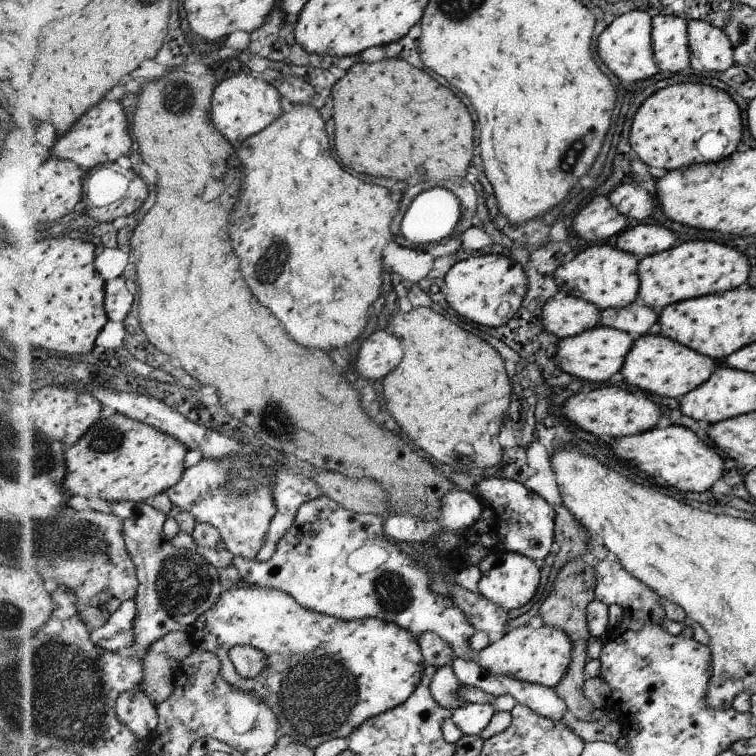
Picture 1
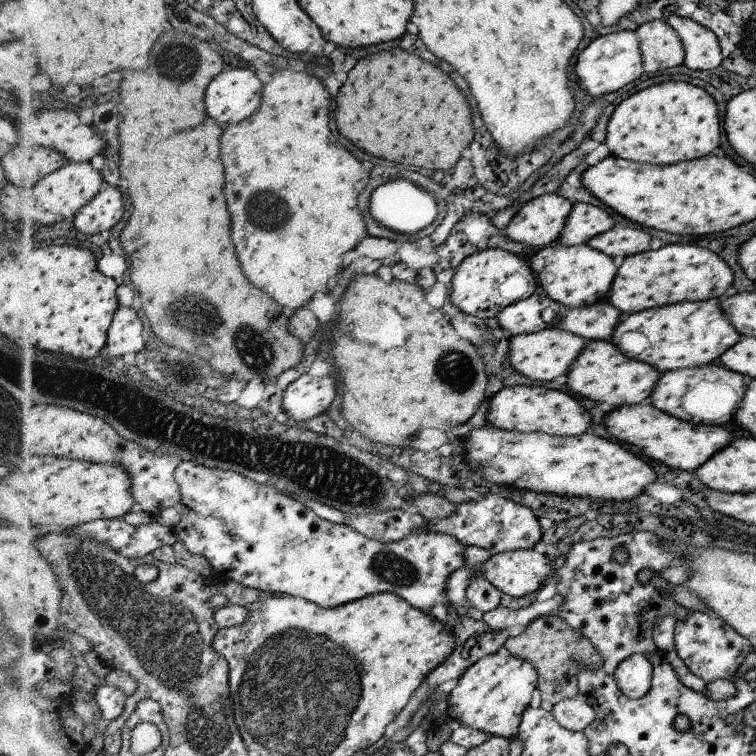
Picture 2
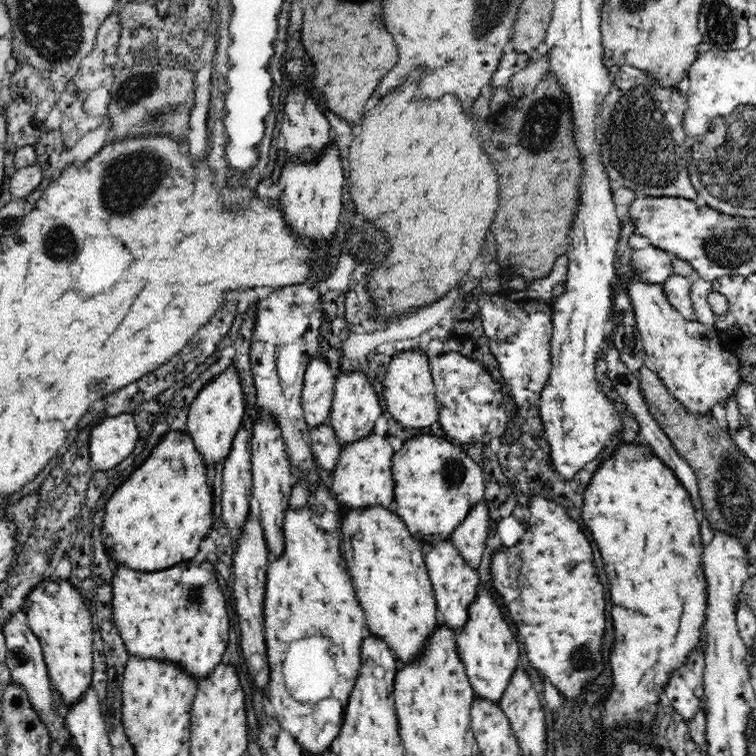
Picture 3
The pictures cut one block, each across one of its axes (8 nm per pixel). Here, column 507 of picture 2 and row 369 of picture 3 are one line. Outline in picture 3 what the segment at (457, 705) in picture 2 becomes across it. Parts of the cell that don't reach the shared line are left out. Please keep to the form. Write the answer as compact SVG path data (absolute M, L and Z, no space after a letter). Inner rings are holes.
M632 278L628 284L627 294L631 302L631 311L640 331L640 338L644 347L645 365L664 383L670 394L674 395L677 402L681 404L692 415L708 415L714 404L722 404L730 396L735 394L734 388L738 388L741 376L741 367L738 357L732 348L728 348L720 340L716 330L697 321L688 321L682 317L666 298L661 284L648 284L639 278Z

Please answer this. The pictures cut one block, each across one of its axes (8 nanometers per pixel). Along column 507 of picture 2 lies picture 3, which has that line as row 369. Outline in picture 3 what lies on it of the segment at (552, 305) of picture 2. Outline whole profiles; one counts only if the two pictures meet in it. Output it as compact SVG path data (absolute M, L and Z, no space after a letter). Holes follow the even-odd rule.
M320 353L304 372L302 391L302 410L309 428L322 427L329 422L335 390L334 372L326 358L320 359Z

